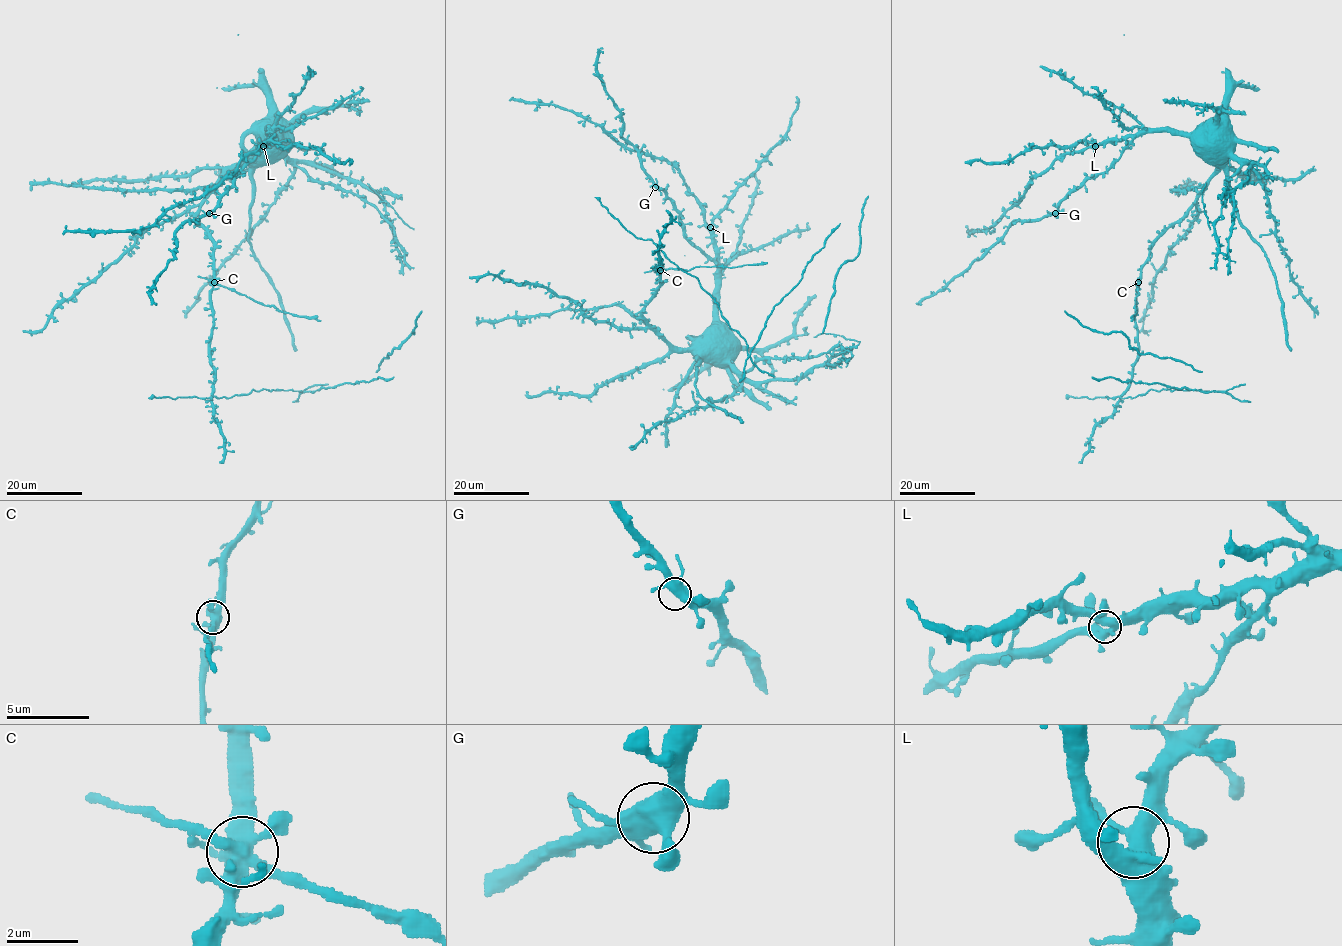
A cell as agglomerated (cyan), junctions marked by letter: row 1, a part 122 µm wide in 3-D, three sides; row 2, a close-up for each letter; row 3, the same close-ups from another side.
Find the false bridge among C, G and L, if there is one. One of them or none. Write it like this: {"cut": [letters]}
{"cut": ["C"]}

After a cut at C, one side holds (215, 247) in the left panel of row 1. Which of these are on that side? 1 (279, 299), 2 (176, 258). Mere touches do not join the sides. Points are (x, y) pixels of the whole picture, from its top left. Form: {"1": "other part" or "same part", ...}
{"1": "same part", "2": "same part"}

